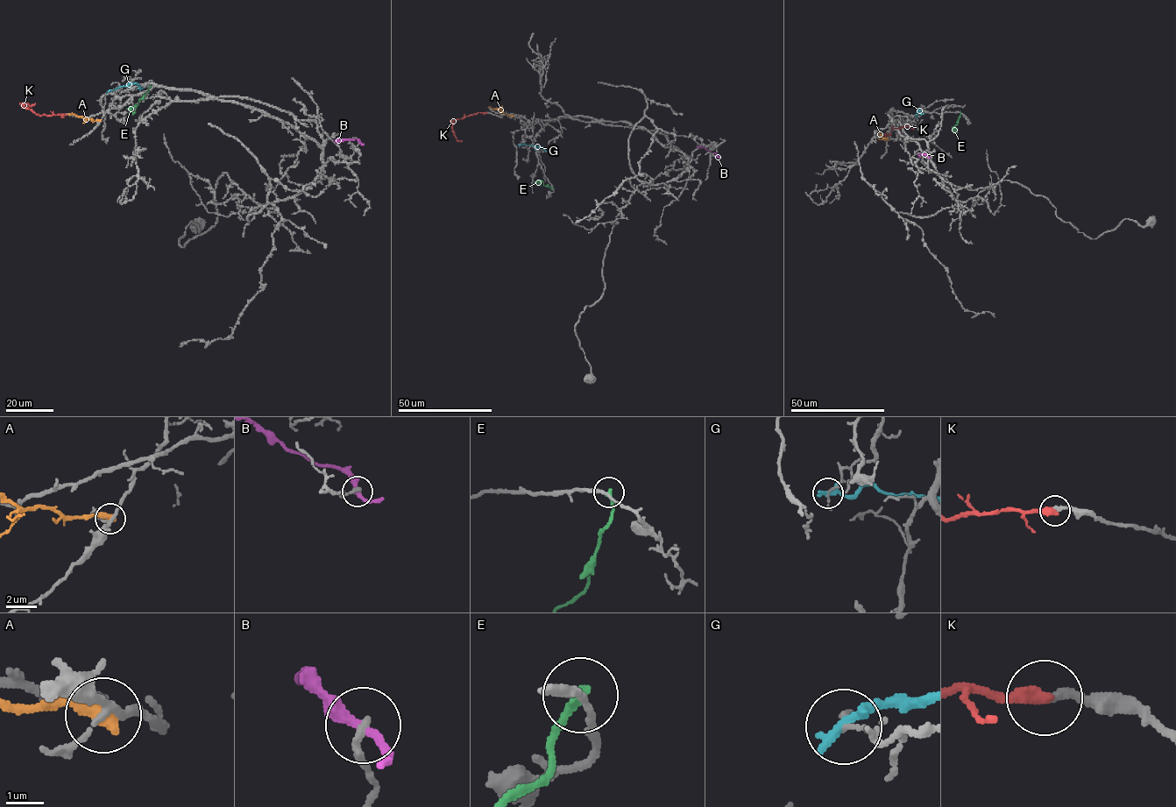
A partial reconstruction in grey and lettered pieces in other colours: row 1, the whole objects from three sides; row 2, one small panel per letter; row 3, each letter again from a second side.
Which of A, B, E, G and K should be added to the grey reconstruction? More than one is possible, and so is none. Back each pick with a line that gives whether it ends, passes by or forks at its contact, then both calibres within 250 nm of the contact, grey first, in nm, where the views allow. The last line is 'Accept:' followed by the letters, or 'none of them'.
K: it ends; calibres 240 and 420 nm
Accept: K

